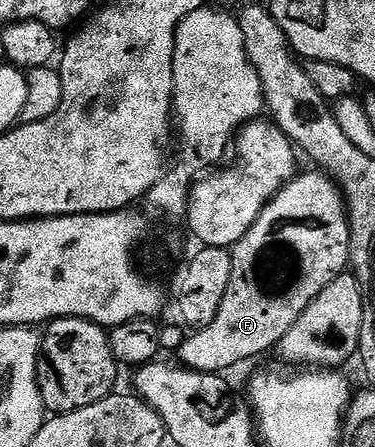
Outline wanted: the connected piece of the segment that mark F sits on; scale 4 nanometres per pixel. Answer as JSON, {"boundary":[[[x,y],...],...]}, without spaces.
{"boundary":[[[312,171],[313,173],[302,172],[293,178],[288,185],[284,185],[277,194],[274,195],[265,205],[265,210],[259,215],[259,219],[255,219],[255,223],[247,231],[247,235],[243,235],[243,239],[239,239],[239,243],[232,246],[231,252],[233,262],[231,263],[231,283],[227,283],[227,295],[223,295],[223,303],[219,307],[219,315],[215,315],[215,323],[211,323],[205,329],[198,329],[181,345],[181,361],[180,364],[186,369],[193,369],[197,373],[216,373],[224,374],[224,369],[233,369],[236,365],[241,365],[244,361],[249,361],[252,357],[257,357],[260,353],[276,350],[278,343],[283,339],[283,335],[287,335],[287,331],[291,331],[291,327],[295,327],[295,319],[299,319],[299,315],[303,315],[303,311],[307,311],[309,304],[323,291],[323,287],[327,287],[327,283],[335,283],[335,279],[340,273],[346,272],[350,268],[349,264],[349,215],[345,212],[345,198],[342,197],[340,189],[326,174],[320,171]]]}

